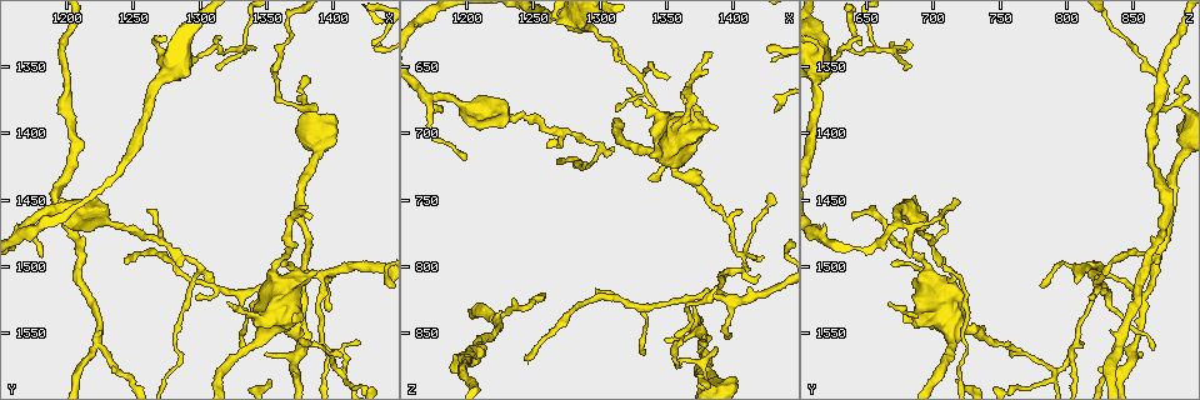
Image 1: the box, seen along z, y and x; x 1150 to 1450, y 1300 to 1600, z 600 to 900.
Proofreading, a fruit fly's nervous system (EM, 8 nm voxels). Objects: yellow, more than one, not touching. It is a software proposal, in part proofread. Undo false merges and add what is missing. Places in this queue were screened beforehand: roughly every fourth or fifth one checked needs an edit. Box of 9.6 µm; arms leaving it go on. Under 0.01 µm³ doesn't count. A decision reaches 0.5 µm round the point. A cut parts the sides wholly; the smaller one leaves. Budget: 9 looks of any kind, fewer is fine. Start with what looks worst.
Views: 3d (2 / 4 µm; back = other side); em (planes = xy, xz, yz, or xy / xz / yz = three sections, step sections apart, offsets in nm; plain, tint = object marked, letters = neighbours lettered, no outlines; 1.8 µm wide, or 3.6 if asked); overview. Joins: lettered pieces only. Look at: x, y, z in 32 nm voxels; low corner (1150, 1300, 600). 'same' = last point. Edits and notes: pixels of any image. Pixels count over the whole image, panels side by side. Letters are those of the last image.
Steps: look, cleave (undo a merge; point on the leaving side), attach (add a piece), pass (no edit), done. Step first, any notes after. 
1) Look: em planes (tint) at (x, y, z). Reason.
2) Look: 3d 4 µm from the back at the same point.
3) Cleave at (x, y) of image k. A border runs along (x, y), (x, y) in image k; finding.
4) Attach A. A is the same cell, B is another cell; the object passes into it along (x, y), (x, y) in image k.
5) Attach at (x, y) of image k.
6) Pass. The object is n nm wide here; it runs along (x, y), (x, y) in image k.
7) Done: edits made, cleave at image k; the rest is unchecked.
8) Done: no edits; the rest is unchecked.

Look: 3d 2 µm at (1298, 1502, 706). Sharp bend.

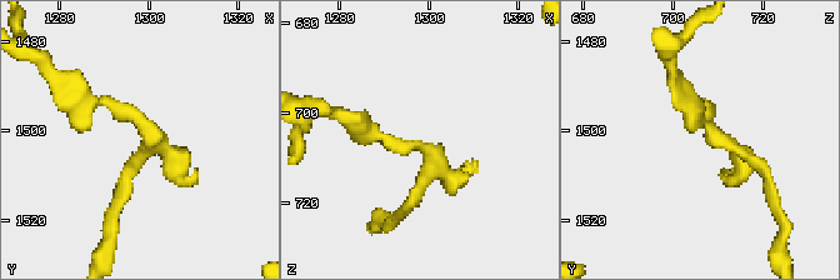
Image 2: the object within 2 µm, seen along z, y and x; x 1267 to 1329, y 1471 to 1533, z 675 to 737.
Look: em planes (letters) at (1299, 1500, 709). Now the EM.

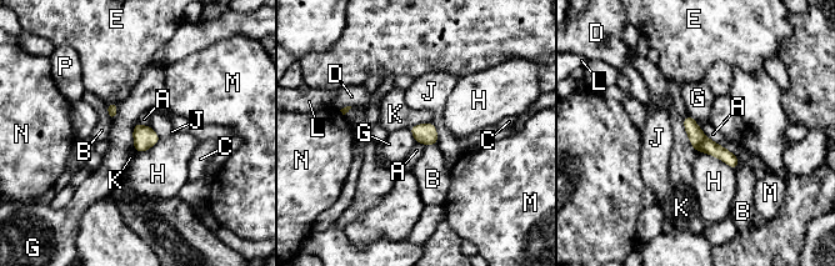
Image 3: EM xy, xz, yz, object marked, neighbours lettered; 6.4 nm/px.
Pass. A, B, C, D, E, G, H, J, K, L, M, N and P are other cells; a border runs along (138, 121), (133, 130), (133, 147) in image 3; one neuron here.

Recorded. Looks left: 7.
Look: 3d 2 µm at (1388, 1376, 864).

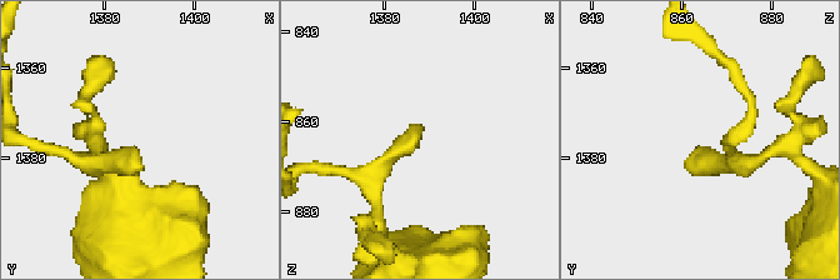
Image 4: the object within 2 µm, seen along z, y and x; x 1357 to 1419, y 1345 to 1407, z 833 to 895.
Look: em planes (letters) at (1388, 1378, 864). Shape alone is not enough.

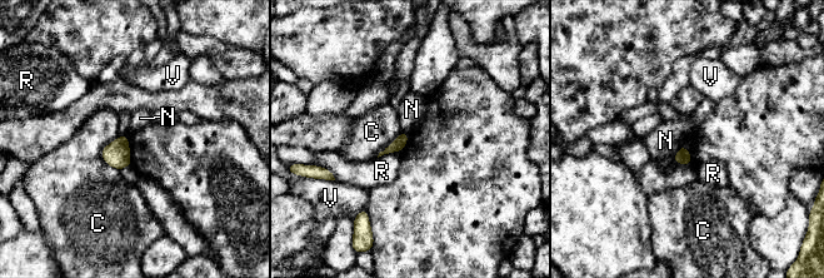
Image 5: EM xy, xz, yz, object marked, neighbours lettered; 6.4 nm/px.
Pass. C, N, R and V are other cells; a border runs along (682, 144), (673, 157) in image 5; none of them fits.

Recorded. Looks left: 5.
Look: em xy step 8 (letters) at (1382, 1464, 638). Thin end.

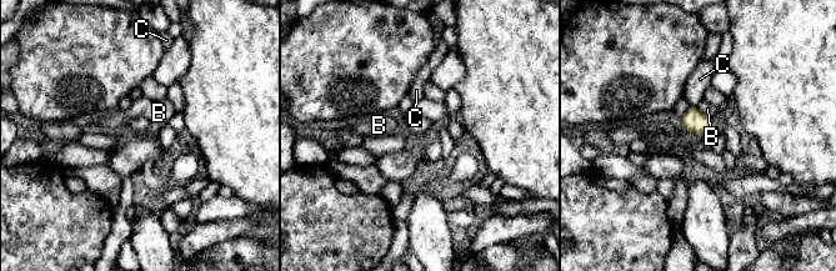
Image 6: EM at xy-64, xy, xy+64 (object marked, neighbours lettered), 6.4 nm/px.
Pass. The object is 160 nm wide here; B and C are other cells; a border runs along (697, 109), (710, 118) in image 6; no lettered piece goes on from it.

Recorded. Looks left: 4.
Look: em yz step 4 (tint) at (1290, 1344, 618). Side arm on a straight run.

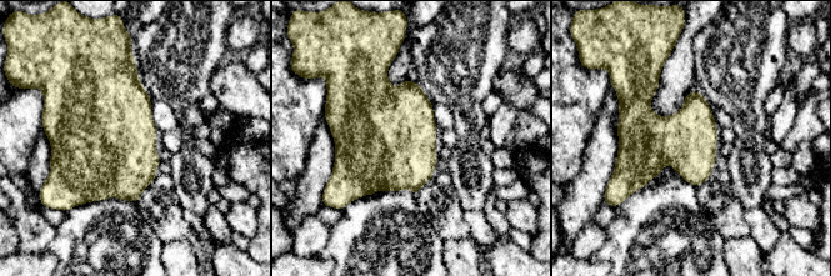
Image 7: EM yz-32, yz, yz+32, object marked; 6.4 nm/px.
Look: em planes (letters) at the same point.

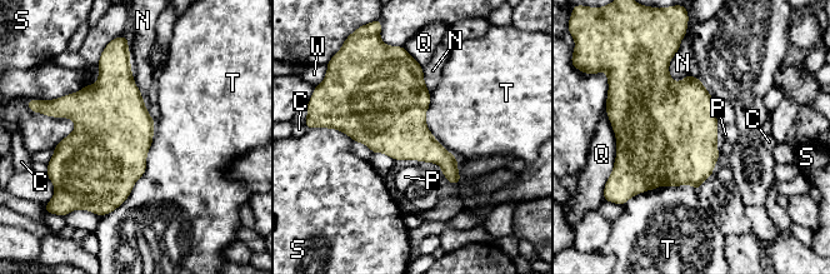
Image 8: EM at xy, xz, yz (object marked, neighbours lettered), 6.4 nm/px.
Pass. The longest contact is with T, 700 nm; C, N, P, Q, S, T and W are other cells; a border runs along (155, 121), (145, 172), (104, 215) in image 8; continuous, no second neuron.

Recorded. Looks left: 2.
Done: no edits; the rest is unchecked.

